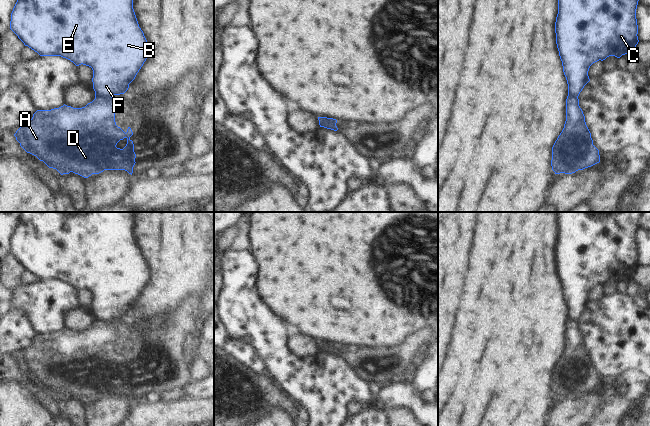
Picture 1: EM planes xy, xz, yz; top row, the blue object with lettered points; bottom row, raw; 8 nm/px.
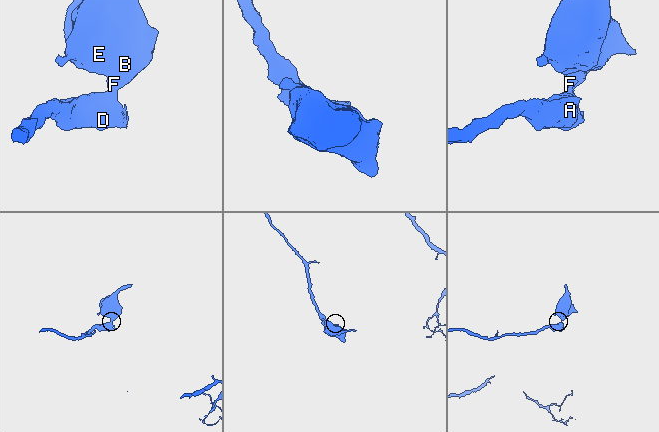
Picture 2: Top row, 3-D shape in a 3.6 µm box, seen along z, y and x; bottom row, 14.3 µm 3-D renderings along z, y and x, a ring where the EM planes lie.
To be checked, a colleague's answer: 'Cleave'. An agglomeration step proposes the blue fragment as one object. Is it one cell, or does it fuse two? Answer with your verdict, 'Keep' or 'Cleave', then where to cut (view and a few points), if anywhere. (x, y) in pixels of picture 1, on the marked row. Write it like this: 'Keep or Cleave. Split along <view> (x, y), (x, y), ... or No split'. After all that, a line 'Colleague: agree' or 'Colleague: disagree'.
Cleave. Split along xy (95, 95), (111, 97)
Colleague: agree

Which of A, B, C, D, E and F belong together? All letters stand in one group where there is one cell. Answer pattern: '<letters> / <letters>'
A D / B C E F

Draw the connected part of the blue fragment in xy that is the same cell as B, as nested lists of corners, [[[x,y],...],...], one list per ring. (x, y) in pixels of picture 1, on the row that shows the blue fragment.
[[[17,0],[10,29],[40,56],[61,56],[93,70],[95,96],[124,94],[149,55],[133,0]]]

